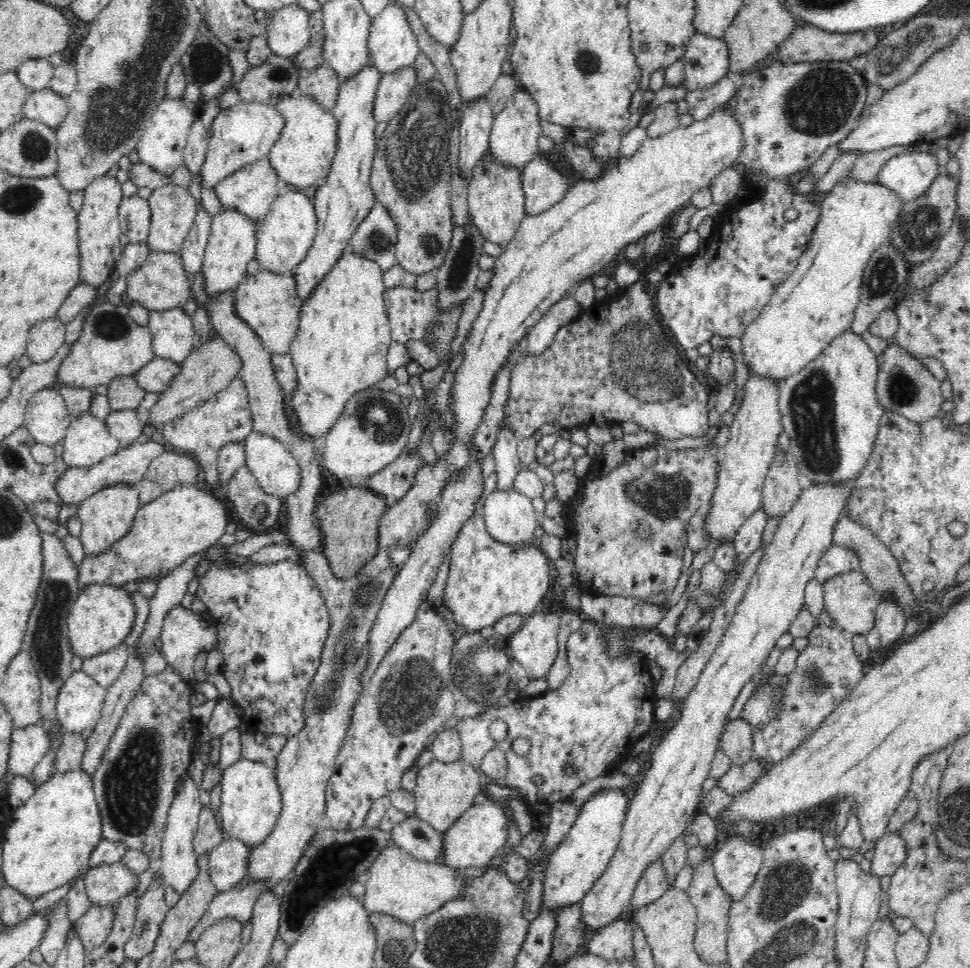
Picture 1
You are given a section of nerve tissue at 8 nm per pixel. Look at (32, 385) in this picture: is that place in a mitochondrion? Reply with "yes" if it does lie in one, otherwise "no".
no

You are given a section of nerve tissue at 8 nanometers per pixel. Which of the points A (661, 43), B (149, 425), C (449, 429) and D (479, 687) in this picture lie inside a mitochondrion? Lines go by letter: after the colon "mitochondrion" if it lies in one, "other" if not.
A: mitochondrion
B: other
C: other
D: mitochondrion

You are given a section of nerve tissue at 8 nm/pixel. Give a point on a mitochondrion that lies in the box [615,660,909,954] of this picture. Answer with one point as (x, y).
(815, 684)

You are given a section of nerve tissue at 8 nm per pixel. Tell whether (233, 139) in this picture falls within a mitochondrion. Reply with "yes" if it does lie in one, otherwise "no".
no

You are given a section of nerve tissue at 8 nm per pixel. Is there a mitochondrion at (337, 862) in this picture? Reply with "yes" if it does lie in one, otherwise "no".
yes

